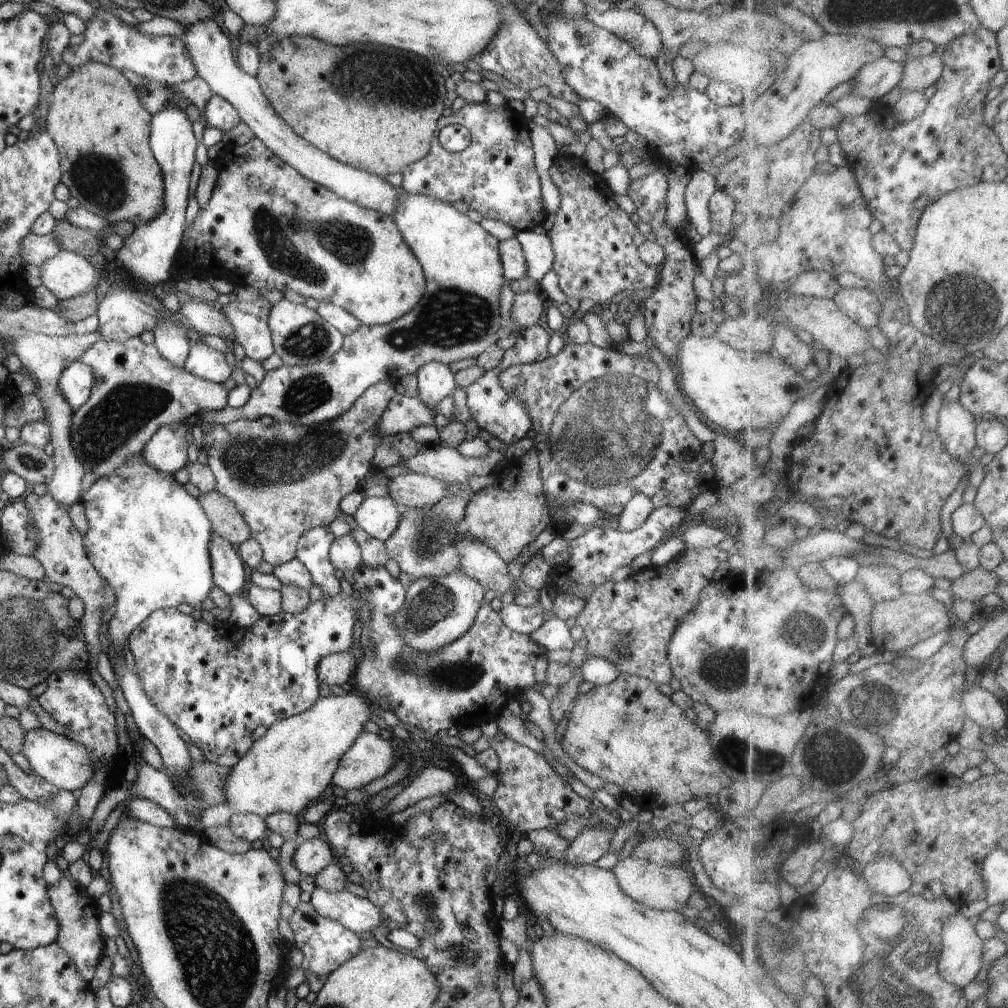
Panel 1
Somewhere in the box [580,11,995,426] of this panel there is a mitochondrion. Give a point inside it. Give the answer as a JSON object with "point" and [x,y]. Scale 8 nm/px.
{"point":[608,59]}

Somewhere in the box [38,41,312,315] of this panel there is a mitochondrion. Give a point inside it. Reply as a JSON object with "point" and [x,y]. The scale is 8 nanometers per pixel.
{"point":[93,177]}

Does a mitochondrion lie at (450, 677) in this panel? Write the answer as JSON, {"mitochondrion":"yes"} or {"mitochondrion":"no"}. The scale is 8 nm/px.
{"mitochondrion":"yes"}

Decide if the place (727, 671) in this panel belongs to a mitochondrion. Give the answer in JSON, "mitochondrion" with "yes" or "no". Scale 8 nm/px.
{"mitochondrion":"yes"}

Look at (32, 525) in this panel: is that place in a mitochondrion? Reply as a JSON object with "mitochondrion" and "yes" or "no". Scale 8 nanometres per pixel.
{"mitochondrion":"no"}

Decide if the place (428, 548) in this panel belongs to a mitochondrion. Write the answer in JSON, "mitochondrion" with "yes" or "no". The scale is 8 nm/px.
{"mitochondrion":"yes"}

